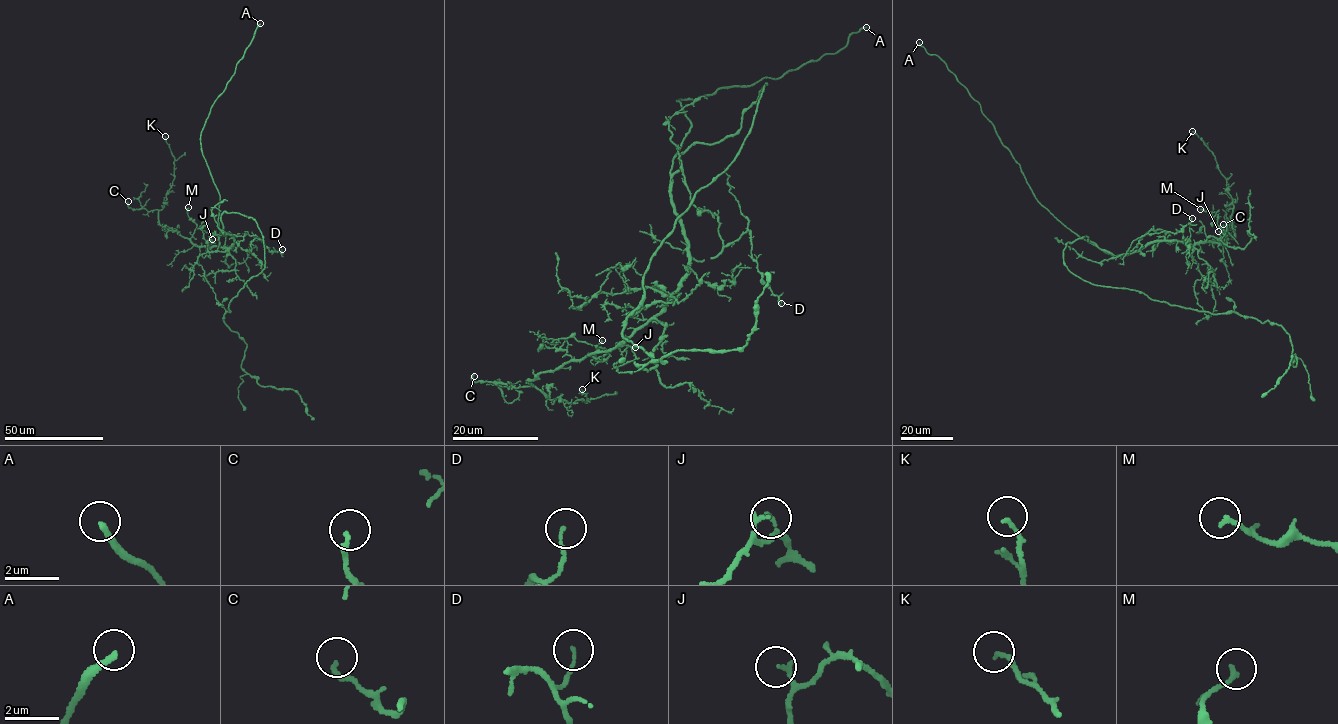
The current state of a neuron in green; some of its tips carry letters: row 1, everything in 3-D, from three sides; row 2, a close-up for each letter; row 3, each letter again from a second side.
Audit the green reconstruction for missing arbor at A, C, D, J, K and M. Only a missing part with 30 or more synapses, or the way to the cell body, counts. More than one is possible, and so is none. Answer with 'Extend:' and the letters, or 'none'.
Extend: A

